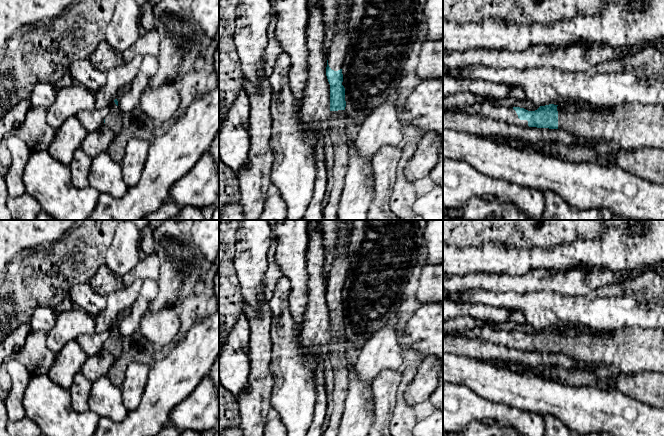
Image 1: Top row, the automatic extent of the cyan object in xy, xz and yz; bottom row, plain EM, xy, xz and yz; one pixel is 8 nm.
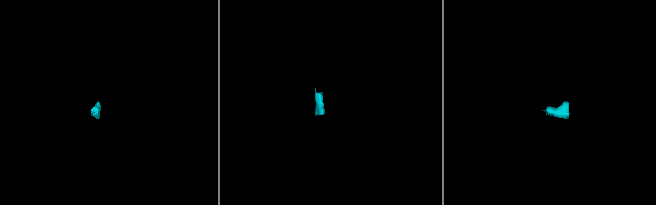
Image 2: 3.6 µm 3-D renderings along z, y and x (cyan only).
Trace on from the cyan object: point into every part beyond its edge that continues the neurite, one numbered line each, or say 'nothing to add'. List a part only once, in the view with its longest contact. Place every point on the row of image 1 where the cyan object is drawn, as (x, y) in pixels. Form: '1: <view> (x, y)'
1: yz (487, 108)
2: yz (633, 126)

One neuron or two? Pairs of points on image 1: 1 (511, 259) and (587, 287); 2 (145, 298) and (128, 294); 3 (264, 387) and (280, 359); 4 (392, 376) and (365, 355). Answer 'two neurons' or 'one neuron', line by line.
1: two neurons
2: two neurons
3: two neurons
4: two neurons

